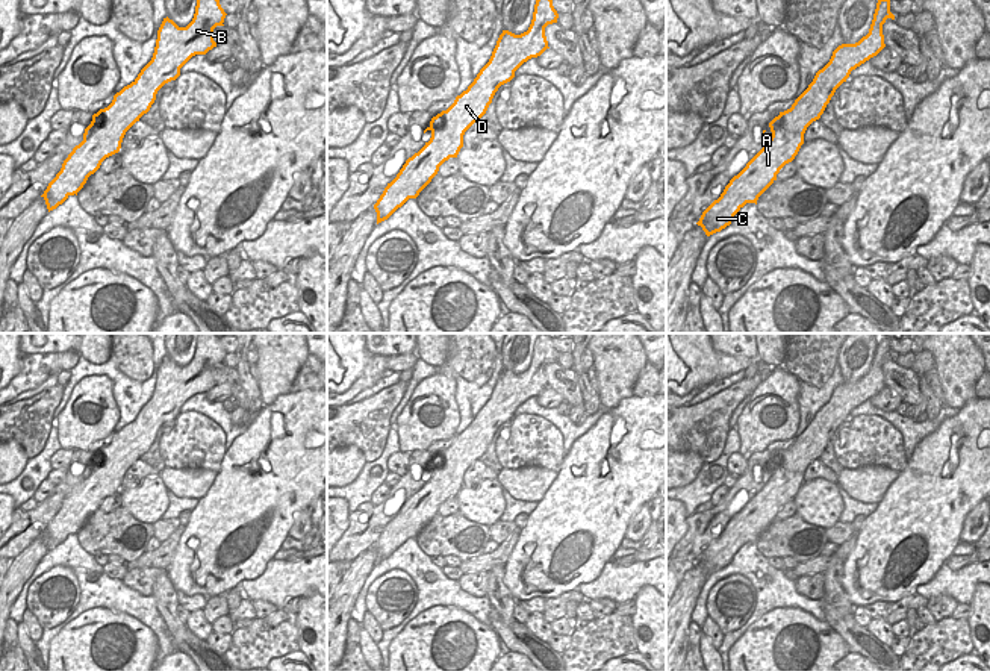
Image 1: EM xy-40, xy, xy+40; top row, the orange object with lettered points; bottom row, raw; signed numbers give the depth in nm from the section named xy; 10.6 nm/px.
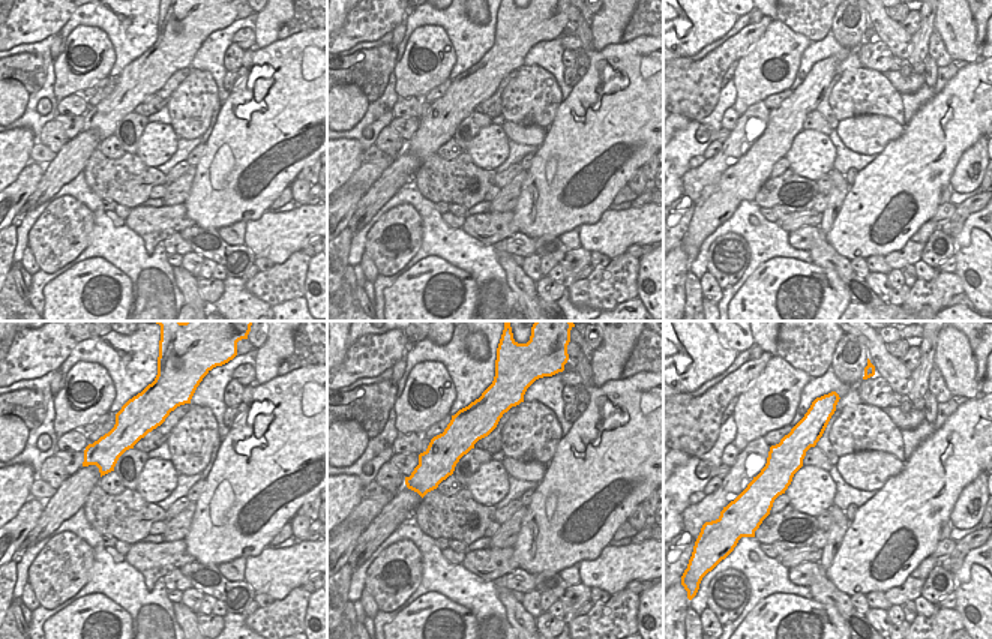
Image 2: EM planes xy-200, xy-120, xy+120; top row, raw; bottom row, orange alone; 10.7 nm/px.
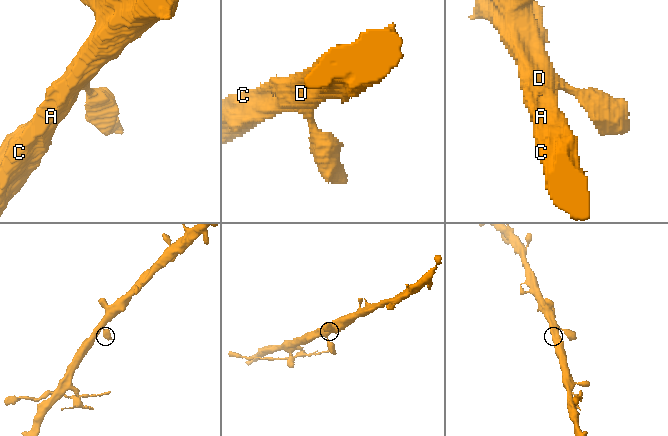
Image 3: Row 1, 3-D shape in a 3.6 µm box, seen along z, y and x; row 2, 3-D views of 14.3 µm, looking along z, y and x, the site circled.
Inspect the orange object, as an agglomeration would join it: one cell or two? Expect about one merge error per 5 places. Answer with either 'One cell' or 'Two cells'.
One cell.

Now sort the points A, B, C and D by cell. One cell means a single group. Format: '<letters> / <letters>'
A B C D

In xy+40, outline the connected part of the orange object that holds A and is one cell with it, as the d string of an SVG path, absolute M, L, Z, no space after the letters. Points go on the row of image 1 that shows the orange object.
M878 0L869 33L855 44L839 45L792 108L769 123L769 142L730 180L696 223L707 236L730 226L746 203L757 204L758 197L777 180L780 170L795 159L807 127L820 118L836 89L846 82L852 70L886 47L883 24L887 18L895 20L890 0Z

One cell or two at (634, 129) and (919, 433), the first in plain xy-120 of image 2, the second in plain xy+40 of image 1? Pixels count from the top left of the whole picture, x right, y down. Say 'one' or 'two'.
two

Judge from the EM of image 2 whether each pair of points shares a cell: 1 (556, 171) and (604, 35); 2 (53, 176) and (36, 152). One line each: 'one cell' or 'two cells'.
1: two cells
2: two cells

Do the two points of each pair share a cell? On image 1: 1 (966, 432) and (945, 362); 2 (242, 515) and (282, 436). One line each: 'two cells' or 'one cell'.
1: two cells
2: one cell

